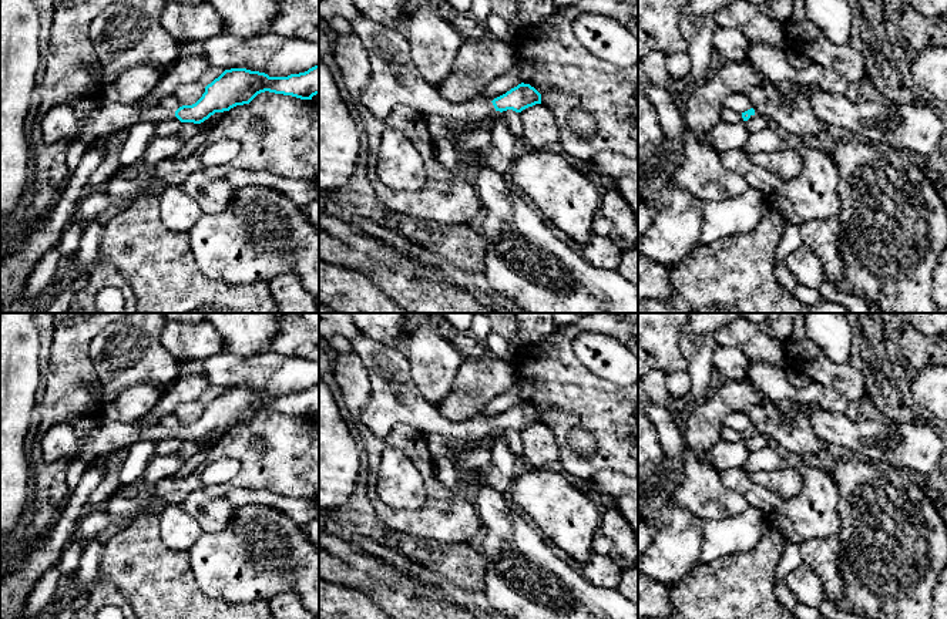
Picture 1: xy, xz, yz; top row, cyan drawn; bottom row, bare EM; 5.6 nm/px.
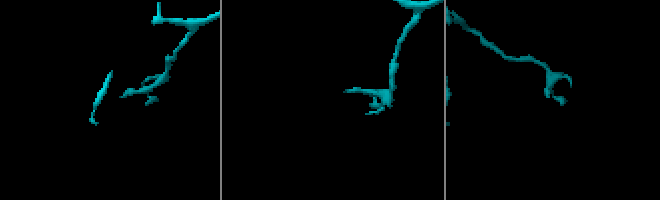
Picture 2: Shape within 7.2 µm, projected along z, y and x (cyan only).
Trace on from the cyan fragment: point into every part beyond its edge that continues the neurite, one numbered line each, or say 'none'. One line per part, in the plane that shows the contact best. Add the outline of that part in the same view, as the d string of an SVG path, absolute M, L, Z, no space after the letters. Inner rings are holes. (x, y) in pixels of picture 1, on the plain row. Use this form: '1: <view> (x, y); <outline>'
1: xz (395, 400); M357 336L352 340L352 346L355 354L366 367L372 386L370 398L359 414L359 423L377 438L386 437L397 424L409 425L424 435L439 434L441 437L471 440L476 444L488 443L496 433L493 421L486 417L476 416L463 423L456 423L443 417L433 404L424 400L412 381L410 364L400 344L383 344L365 336Z

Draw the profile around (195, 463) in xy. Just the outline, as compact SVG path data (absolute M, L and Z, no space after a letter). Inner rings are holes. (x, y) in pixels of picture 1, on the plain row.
M228 430L215 431L208 438L205 438L201 443L198 443L199 451L195 455L192 455L187 462L184 462L184 465L175 474L175 477L188 477L188 475L191 475L195 471L201 471L204 468L204 465L205 465L205 460L206 460L211 448L214 447L214 444L218 440L221 440L225 435L226 431Z

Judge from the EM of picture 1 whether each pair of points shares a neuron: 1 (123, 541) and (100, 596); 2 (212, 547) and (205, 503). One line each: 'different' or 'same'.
1: different
2: different

